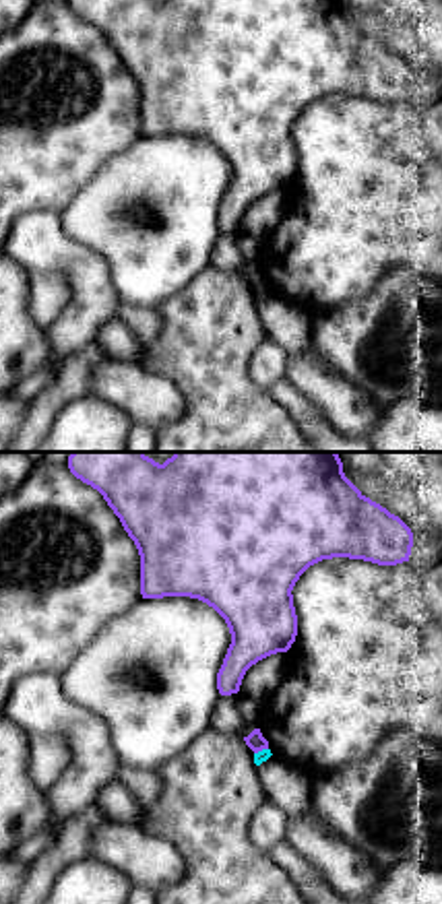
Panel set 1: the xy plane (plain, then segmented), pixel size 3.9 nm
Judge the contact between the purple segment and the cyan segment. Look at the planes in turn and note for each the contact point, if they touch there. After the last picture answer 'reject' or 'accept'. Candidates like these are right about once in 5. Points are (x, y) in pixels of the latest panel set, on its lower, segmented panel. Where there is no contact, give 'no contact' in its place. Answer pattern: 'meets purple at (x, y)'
meets purple at (261, 750)

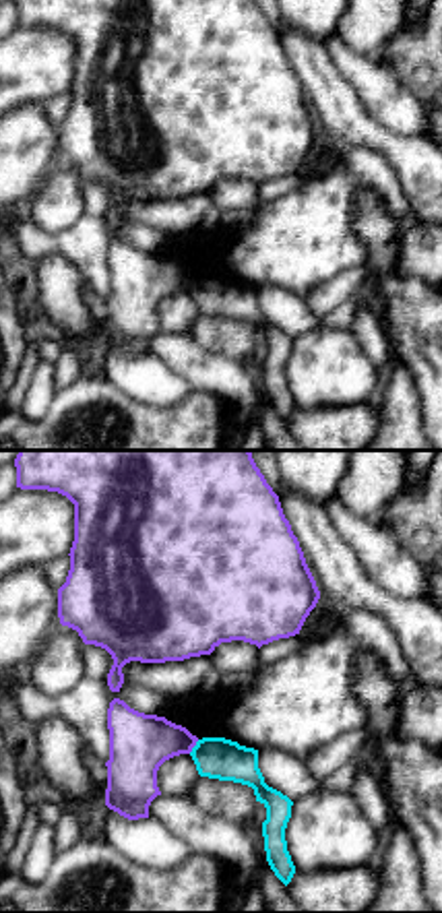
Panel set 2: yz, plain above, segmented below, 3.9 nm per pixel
meets purple at (195, 744)

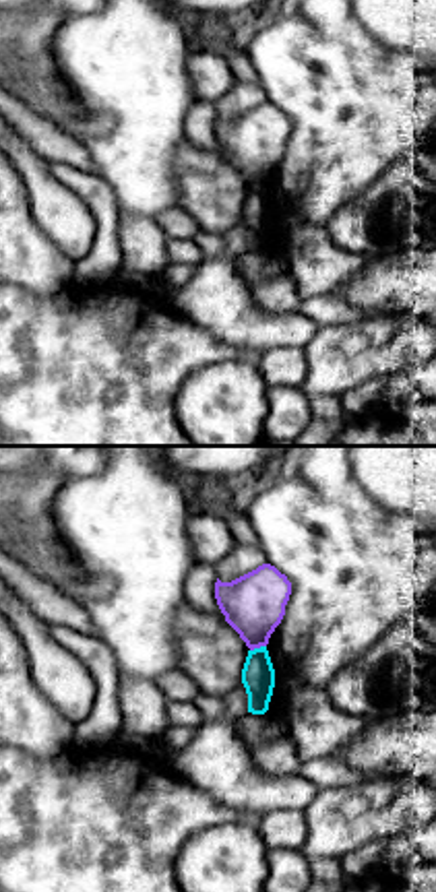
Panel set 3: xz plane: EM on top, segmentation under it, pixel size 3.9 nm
meets purple at (257, 647)

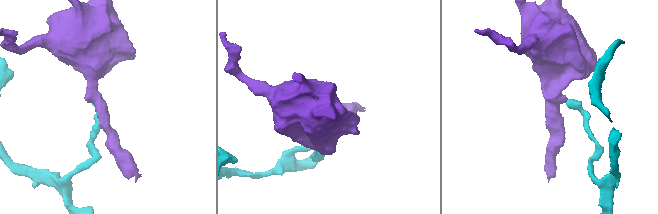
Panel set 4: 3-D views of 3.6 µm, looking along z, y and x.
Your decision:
reject

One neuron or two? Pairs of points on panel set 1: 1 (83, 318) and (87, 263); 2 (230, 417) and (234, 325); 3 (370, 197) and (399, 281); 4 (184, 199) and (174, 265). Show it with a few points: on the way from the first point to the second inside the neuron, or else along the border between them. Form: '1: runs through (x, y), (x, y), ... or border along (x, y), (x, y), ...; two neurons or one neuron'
1: runs through (87, 304), (87, 277); one neuron
2: runs through (230, 395), (230, 347); one neuron
3: border along (420, 271), (391, 267), (358, 298); two neurons
4: runs through (174, 215), (174, 248); one neuron

